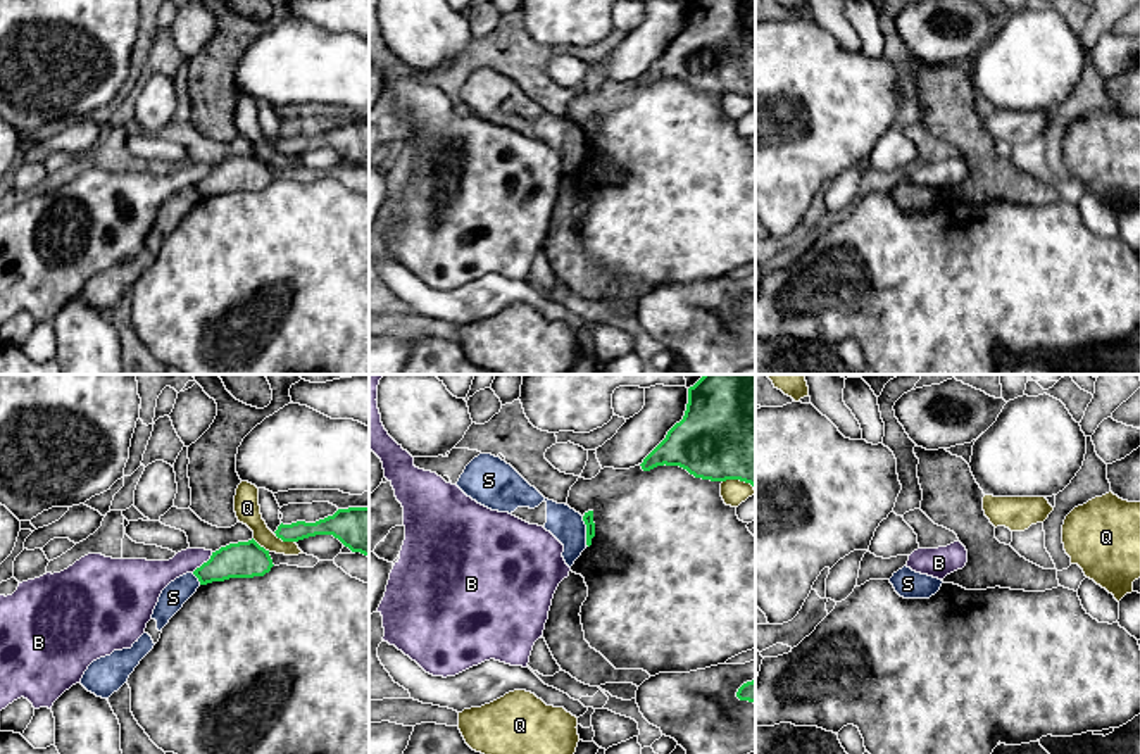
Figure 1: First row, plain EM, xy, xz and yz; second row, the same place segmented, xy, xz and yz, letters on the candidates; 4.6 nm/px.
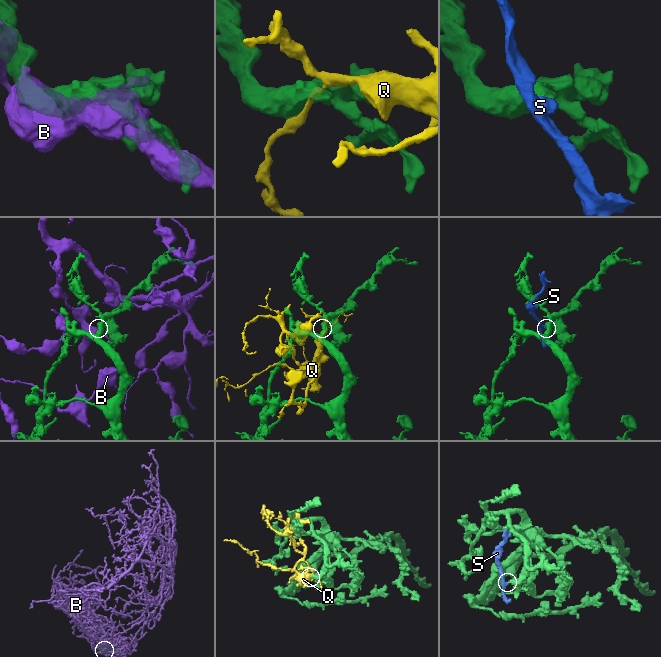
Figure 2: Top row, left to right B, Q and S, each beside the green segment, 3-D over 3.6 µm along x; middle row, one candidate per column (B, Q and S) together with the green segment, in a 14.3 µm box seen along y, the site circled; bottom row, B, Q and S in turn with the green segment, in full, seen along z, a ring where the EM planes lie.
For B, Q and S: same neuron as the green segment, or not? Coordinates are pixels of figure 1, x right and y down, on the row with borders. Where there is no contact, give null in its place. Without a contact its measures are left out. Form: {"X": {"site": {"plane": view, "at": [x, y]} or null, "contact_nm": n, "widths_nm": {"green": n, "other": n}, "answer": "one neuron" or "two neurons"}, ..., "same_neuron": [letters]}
{"B": {"site": {"plane": "xy", "at": [204, 563]}, "contact_nm": 140, "widths_nm": {"green": 180, "other": 160}, "answer": "two neurons"}, "Q": {"site": {"plane": "xy", "at": [285, 540]}, "contact_nm": 100, "widths_nm": {"green": 100, "other": 120}, "answer": "two neurons"}, "S": {"site": {"plane": "xz", "at": [587, 530]}, "contact_nm": 140, "widths_nm": {"green": 50, "other": 160}, "answer": "two neurons"}, "same_neuron": []}

